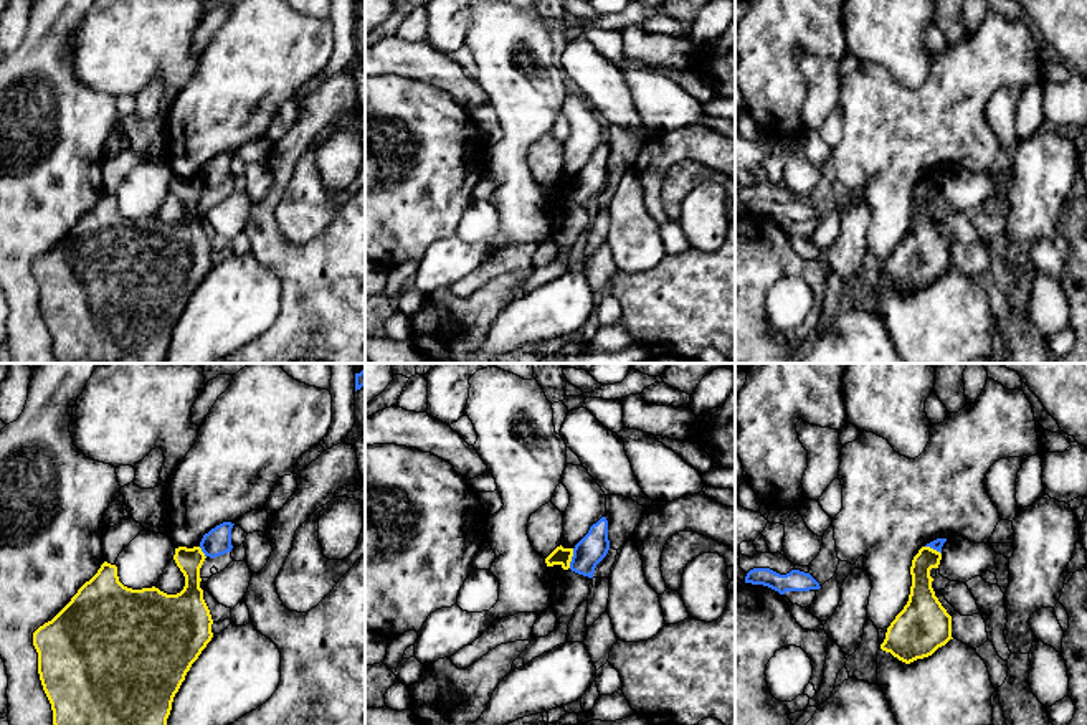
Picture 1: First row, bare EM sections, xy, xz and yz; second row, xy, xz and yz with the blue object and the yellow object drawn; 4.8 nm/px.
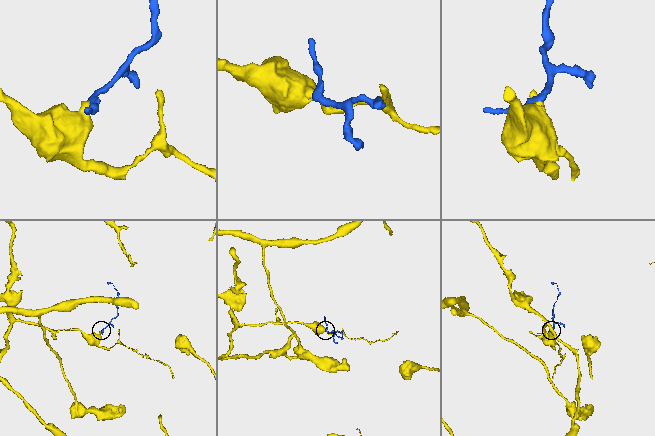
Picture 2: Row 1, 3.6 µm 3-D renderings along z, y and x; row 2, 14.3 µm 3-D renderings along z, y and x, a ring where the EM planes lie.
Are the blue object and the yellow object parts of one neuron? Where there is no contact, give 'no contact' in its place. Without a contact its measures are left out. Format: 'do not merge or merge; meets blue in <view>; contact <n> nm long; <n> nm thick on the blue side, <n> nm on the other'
do not merge; meets blue in xz; contact 100 nm long; 150 nm thick on the blue side, 90 nm on the other

